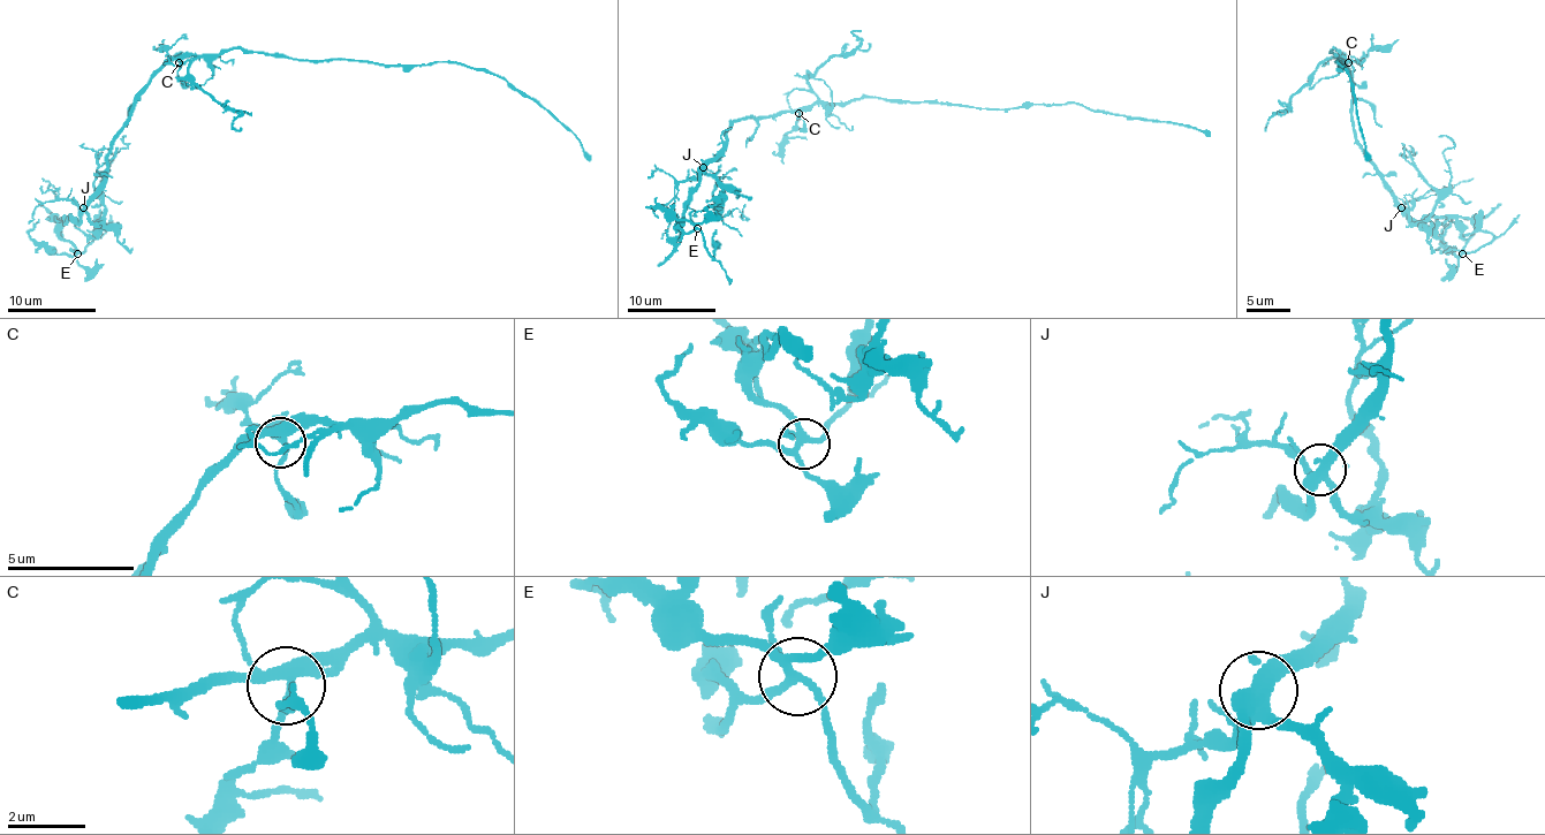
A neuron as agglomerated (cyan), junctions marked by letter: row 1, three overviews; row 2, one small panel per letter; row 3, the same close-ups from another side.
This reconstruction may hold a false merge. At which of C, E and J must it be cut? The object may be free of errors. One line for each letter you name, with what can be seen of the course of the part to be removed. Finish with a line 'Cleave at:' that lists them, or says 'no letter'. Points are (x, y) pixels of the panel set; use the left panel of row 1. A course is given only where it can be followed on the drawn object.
Cleave at: no letter

